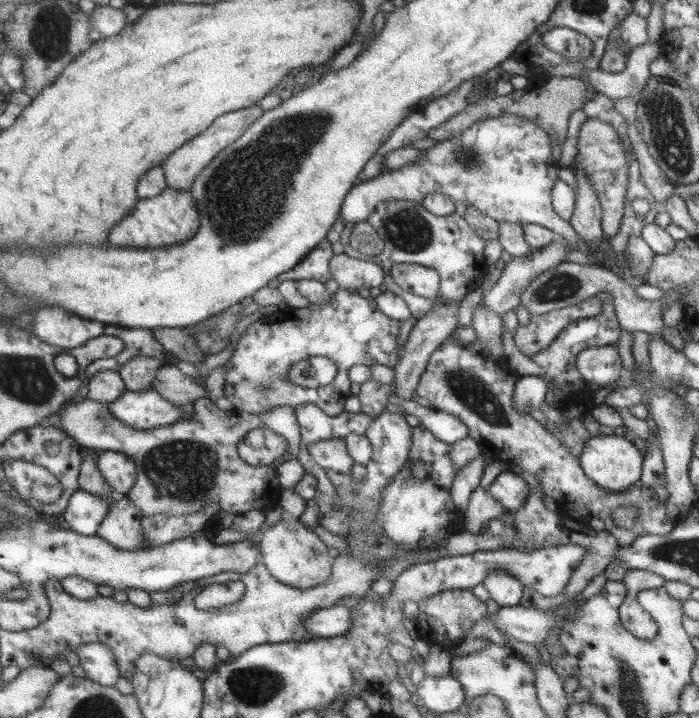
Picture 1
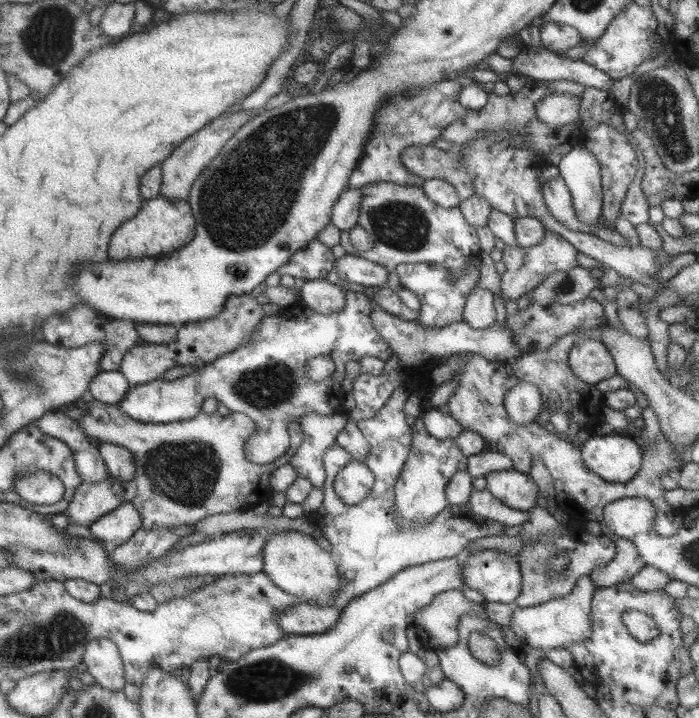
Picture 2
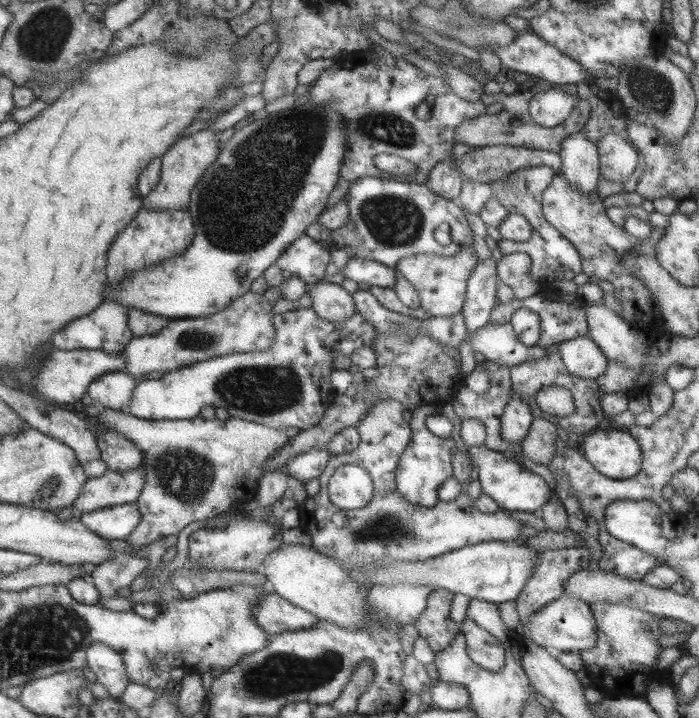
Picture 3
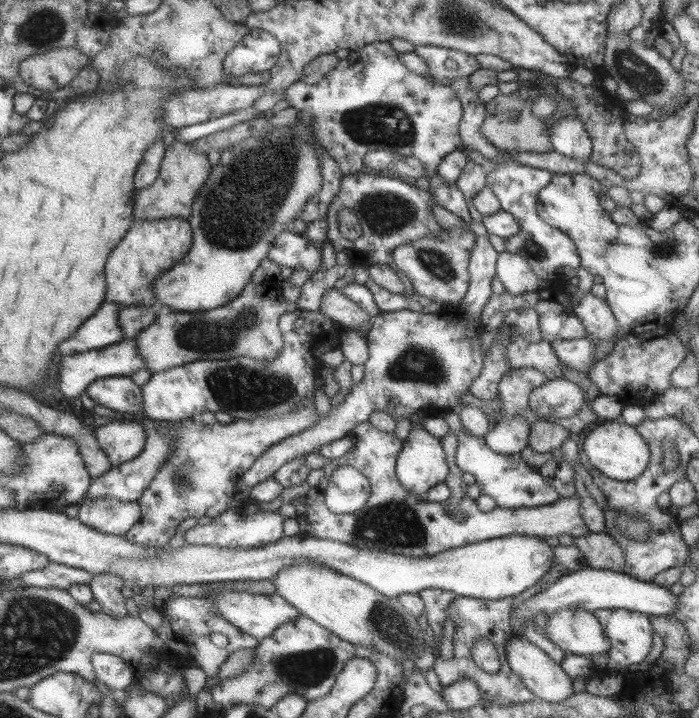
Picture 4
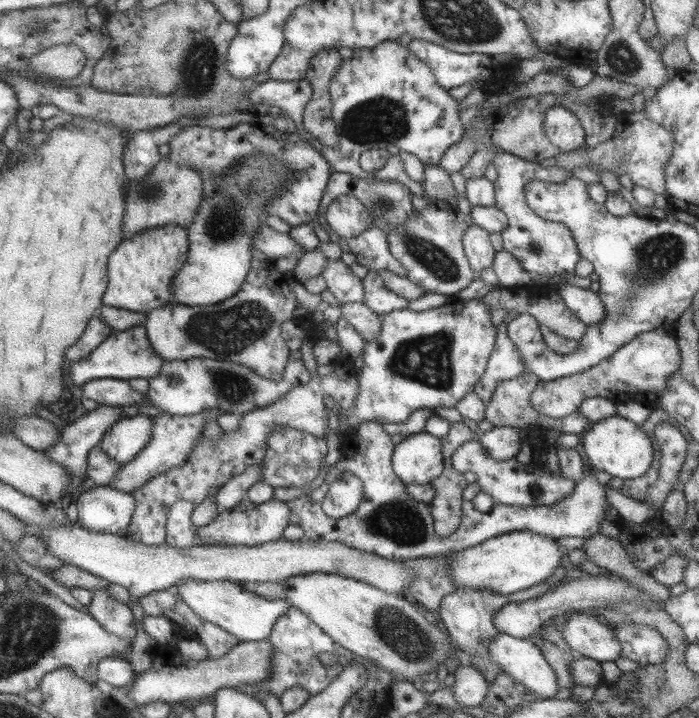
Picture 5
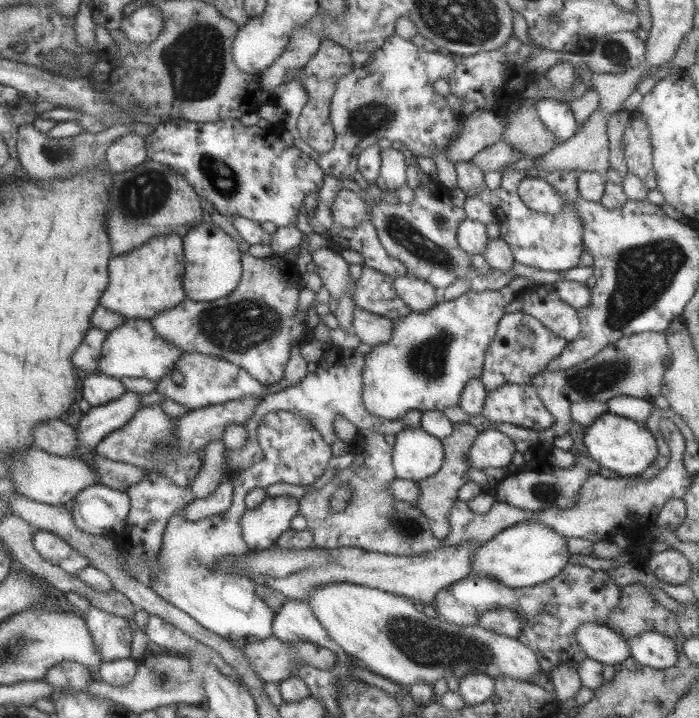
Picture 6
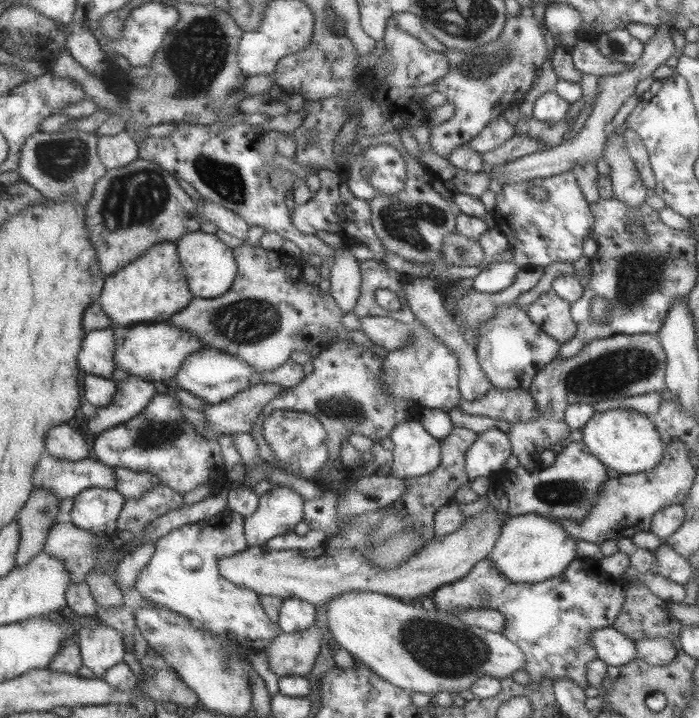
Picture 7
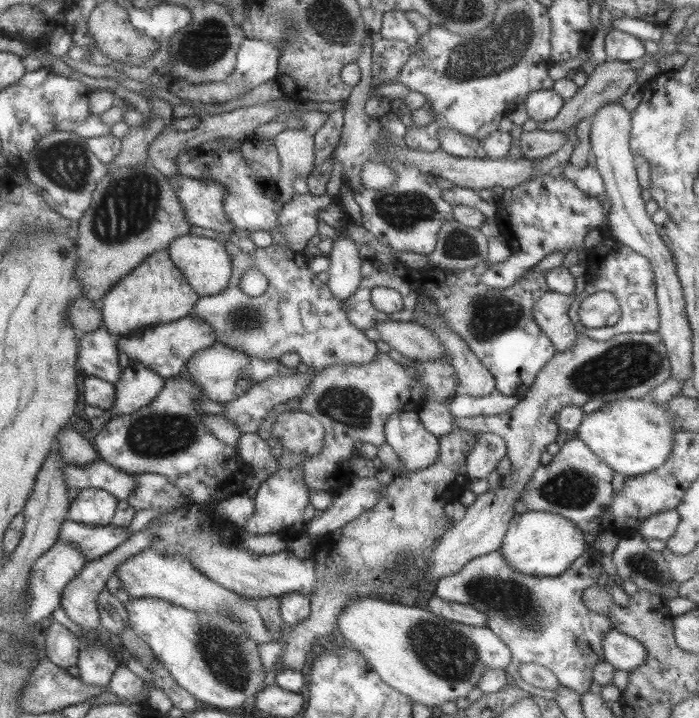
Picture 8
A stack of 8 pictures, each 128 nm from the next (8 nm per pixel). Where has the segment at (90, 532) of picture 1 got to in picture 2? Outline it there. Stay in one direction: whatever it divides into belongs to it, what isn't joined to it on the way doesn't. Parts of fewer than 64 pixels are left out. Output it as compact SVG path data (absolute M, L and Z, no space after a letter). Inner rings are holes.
M100 480L96 483L81 482L65 510L68 522L88 528L89 523L96 518L107 514L123 502L129 503L132 498L135 498L135 483L133 480L120 483L124 488L123 498L116 498L112 495L107 480Z

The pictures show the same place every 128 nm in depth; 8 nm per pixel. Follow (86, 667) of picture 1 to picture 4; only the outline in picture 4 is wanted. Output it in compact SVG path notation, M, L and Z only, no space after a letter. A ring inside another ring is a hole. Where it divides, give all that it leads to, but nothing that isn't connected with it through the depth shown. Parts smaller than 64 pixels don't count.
M95 653L89 660L92 666L91 675L114 692L123 692L135 679L127 664L119 657Z

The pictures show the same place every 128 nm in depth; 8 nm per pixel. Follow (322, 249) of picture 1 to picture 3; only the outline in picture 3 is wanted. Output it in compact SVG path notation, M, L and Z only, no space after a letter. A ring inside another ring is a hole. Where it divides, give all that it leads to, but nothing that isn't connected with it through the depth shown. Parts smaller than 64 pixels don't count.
M303 235L289 242L274 263L281 271L287 270L311 286L325 275L325 265L330 259L329 251L323 250L319 242Z

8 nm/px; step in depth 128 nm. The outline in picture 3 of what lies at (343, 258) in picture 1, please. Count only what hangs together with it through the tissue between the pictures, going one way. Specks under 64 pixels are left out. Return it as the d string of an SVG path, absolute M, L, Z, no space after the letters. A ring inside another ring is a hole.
M350 258L341 269L342 275L349 280L364 282L369 286L394 288L396 272L384 264L361 258Z

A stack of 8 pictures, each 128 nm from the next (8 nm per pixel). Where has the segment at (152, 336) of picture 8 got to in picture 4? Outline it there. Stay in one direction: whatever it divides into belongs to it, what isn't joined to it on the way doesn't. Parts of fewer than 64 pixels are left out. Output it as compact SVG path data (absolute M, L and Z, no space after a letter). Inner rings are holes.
M123 337L119 342L104 346L100 349L86 350L81 353L61 355L59 367L59 392L66 398L77 398L83 394L88 384L99 378L109 376L129 377L136 370L146 368L143 358L139 354L135 337Z

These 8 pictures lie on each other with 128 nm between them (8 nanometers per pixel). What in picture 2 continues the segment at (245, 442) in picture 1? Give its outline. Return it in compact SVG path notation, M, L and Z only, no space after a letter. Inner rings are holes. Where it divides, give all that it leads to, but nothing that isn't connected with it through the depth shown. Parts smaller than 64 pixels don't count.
M344 291L345 307L341 311L323 315L294 302L276 315L264 316L252 330L248 346L240 346L171 381L159 378L133 385L117 406L136 421L168 423L193 418L201 402L213 396L230 412L243 413L255 423L253 435L243 445L249 462L275 461L290 444L290 422L299 423L301 416L311 412L327 416L343 409L346 392L341 381L347 361L370 356L385 361L392 354L369 320L371 300L362 292ZM317 355L328 356L334 362L334 369L326 379L312 381L306 377L306 362Z

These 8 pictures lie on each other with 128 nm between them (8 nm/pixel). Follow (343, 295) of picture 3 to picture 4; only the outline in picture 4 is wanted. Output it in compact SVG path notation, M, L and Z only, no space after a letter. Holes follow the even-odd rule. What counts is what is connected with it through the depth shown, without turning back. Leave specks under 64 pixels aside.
M334 288L323 294L321 303L316 309L321 314L327 315L331 320L343 326L361 330L363 333L368 330L372 320L370 313L359 308L357 304L341 295L340 290L335 291Z

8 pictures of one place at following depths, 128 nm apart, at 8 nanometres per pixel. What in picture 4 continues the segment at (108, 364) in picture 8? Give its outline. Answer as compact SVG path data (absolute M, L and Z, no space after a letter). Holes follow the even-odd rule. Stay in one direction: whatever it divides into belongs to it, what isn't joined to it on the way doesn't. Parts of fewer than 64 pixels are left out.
M104 301L67 340L61 342L60 354L81 353L119 342L124 335L117 324L117 310L123 307Z

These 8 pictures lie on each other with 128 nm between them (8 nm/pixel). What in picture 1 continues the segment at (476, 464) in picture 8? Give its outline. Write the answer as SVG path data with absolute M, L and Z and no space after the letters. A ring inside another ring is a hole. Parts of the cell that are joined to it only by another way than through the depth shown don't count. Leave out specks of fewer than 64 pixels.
M520 375L513 385L512 405L517 412L529 413L531 408L538 408L544 403L545 395L548 393L548 382L541 376Z

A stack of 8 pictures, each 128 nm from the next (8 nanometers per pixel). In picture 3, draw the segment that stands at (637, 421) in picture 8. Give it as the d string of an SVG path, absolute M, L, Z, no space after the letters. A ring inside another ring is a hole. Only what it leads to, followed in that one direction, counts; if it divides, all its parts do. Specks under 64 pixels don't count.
M615 427L596 429L583 438L583 456L597 472L613 480L625 480L635 476L642 466L642 450L629 431L623 432Z

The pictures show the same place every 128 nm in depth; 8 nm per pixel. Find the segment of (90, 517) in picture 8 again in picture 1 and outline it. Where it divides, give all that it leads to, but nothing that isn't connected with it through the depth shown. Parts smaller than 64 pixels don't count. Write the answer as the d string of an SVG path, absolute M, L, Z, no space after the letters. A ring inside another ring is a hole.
M125 494L115 497L99 523L96 535L119 550L147 549L142 540L141 517L138 508Z

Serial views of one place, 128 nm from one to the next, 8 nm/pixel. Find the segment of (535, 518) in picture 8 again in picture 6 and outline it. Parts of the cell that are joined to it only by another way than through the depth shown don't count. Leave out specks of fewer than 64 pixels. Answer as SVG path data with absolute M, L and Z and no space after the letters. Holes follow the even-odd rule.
M524 520L498 532L484 542L474 554L470 574L486 574L509 588L521 588L545 582L561 572L569 551L566 538L536 520Z

